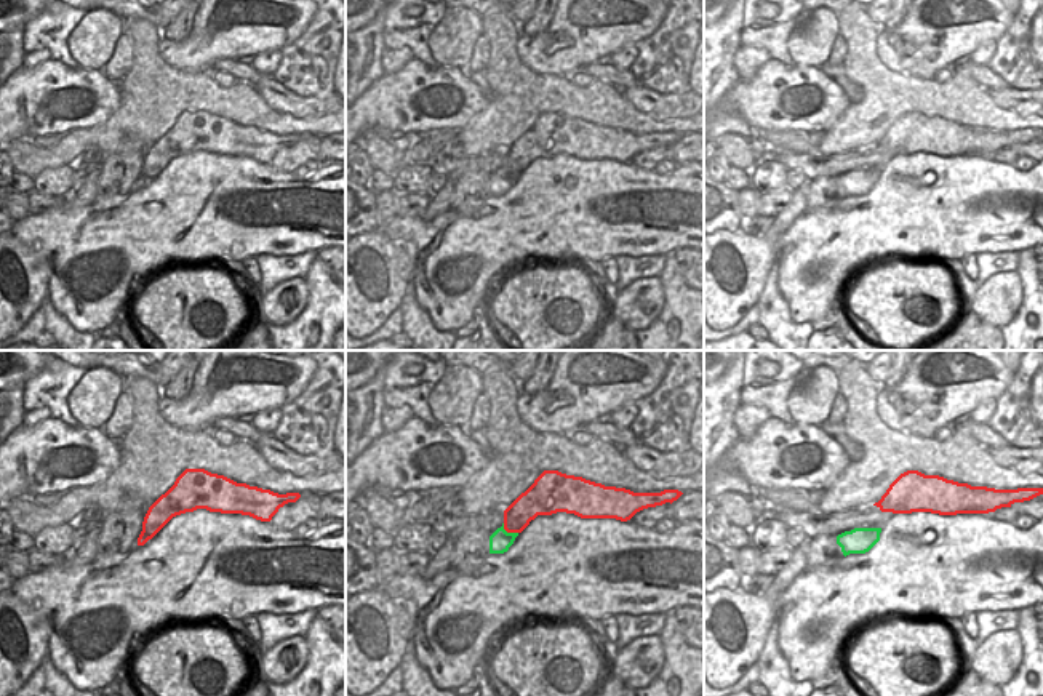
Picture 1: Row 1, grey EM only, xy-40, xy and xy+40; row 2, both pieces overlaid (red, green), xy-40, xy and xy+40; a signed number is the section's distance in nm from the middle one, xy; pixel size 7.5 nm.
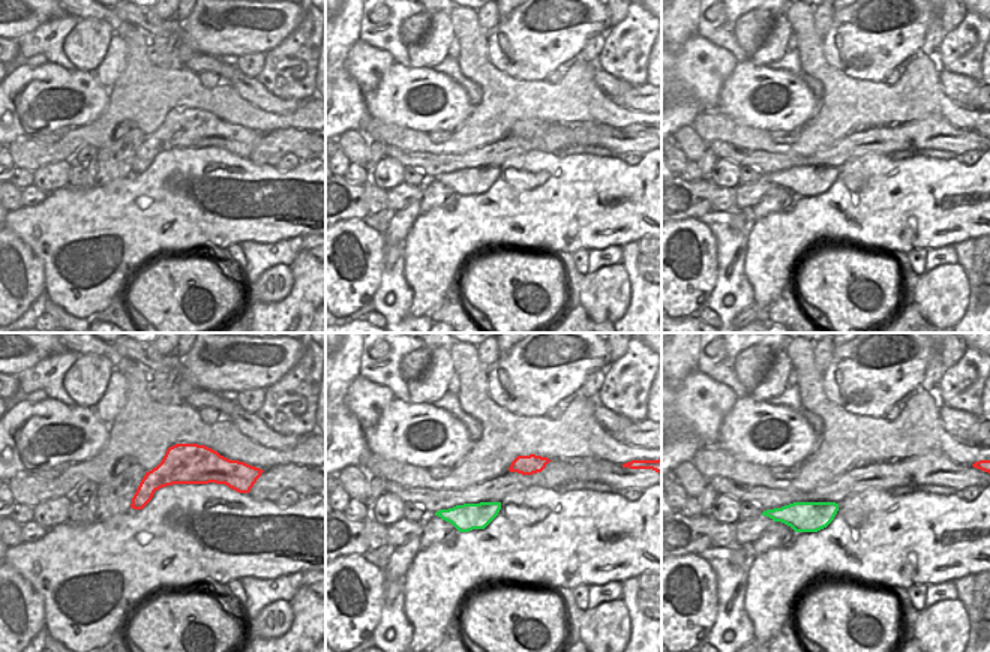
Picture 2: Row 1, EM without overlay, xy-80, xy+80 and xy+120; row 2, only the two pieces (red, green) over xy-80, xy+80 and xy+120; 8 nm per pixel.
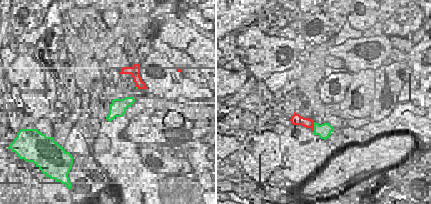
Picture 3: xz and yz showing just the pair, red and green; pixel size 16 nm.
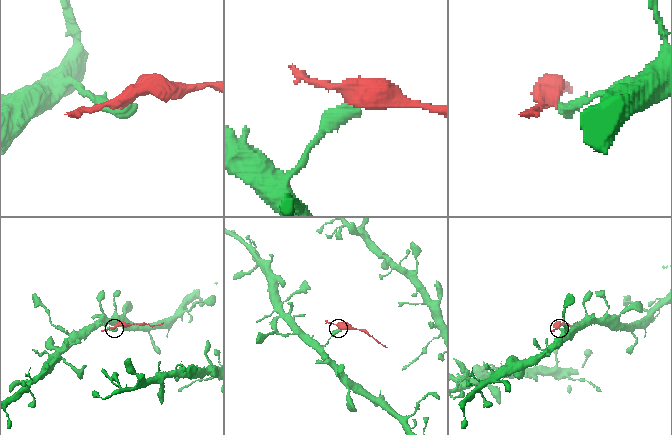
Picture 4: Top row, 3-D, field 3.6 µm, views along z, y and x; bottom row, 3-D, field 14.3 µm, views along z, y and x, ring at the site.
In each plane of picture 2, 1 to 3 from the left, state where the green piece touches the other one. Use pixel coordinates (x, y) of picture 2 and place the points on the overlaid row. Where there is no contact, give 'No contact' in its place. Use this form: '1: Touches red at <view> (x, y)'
1: No contact
2: No contact
3: No contact

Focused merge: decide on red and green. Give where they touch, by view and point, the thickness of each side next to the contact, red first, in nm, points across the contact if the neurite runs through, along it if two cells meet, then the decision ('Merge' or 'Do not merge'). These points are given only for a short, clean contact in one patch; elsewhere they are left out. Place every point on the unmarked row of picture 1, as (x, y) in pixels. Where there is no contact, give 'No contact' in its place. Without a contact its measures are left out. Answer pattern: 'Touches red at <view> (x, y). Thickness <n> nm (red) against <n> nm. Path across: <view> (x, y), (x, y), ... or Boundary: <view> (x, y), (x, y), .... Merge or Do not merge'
Touches red at xy (509, 173). Thickness 200 nm (red) against 170 nm. Boundary: xy (503, 165), (507, 173), (517, 175). Do not merge

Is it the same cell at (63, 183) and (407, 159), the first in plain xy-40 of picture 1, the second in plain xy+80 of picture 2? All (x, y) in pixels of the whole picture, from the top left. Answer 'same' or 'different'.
different

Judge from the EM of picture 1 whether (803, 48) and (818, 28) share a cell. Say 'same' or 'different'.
same

